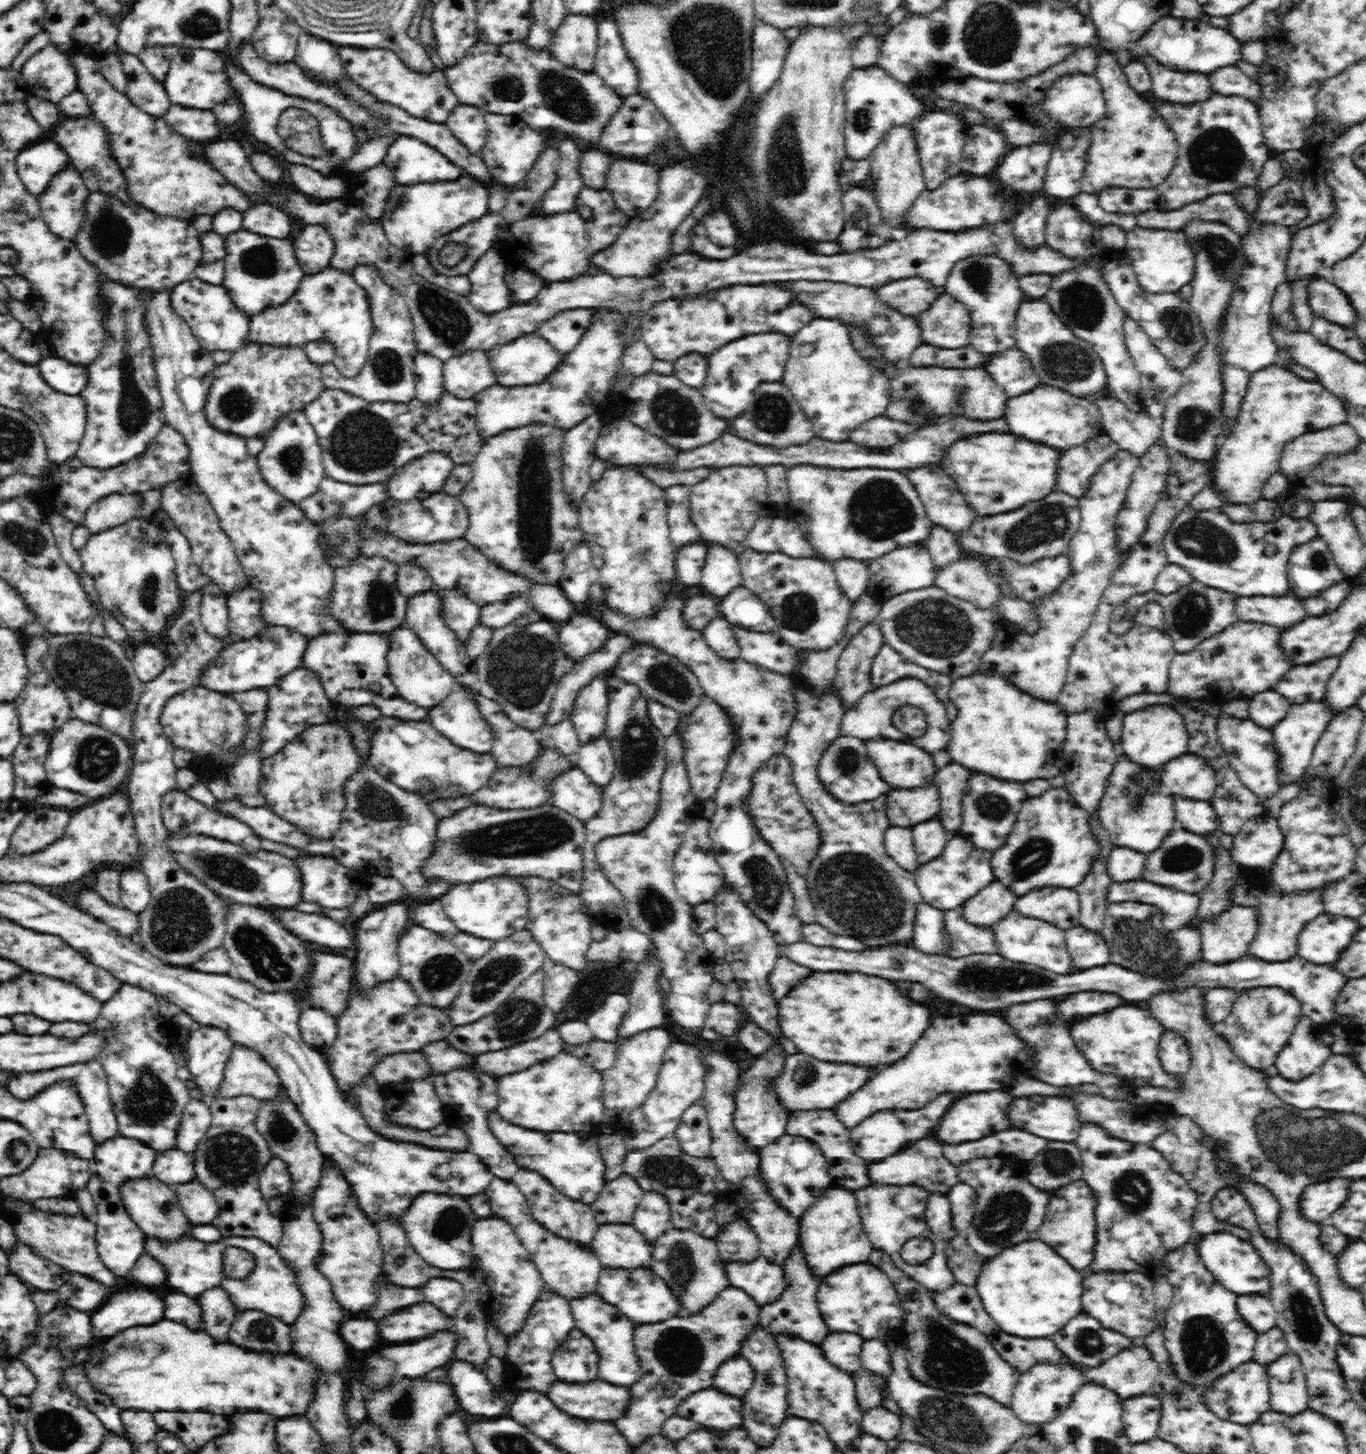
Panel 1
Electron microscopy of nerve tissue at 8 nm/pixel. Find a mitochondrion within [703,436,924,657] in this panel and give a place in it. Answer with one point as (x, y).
(879, 511)

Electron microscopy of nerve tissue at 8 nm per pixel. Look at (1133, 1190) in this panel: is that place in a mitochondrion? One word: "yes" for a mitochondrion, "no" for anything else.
yes

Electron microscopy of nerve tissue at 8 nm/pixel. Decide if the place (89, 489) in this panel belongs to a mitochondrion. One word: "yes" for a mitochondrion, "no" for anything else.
no

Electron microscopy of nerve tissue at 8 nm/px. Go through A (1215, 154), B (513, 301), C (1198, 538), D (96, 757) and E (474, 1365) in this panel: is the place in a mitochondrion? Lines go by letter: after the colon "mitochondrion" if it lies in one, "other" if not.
A: mitochondrion
B: other
C: mitochondrion
D: mitochondrion
E: other

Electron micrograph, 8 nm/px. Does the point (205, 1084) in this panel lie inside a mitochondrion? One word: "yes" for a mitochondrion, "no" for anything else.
no

